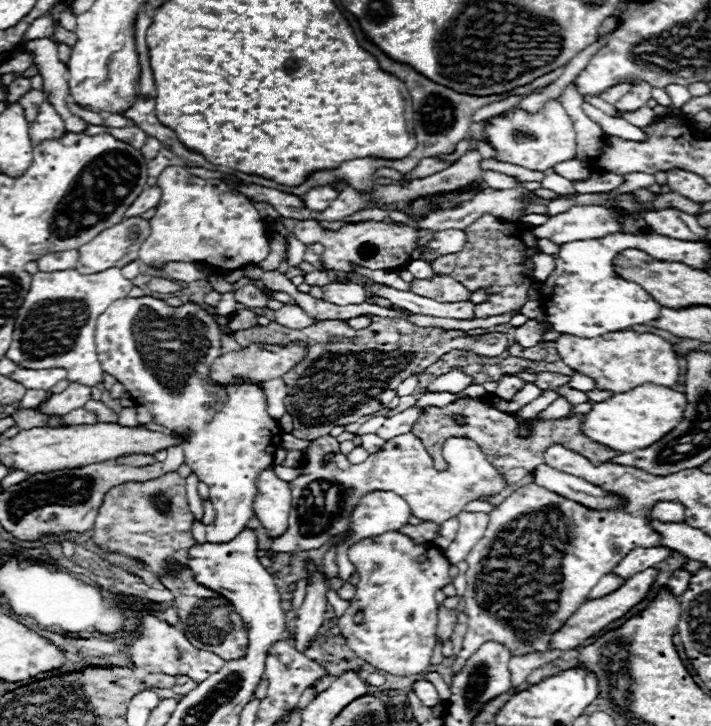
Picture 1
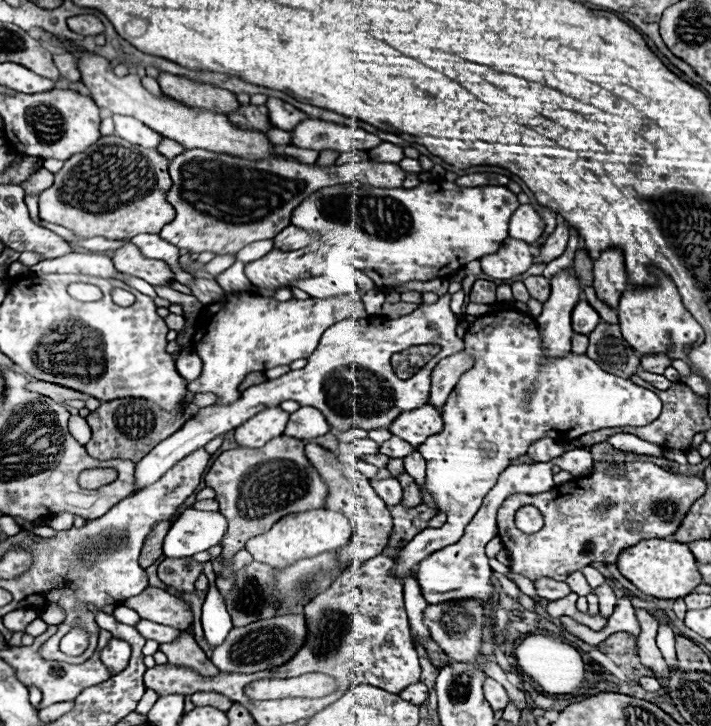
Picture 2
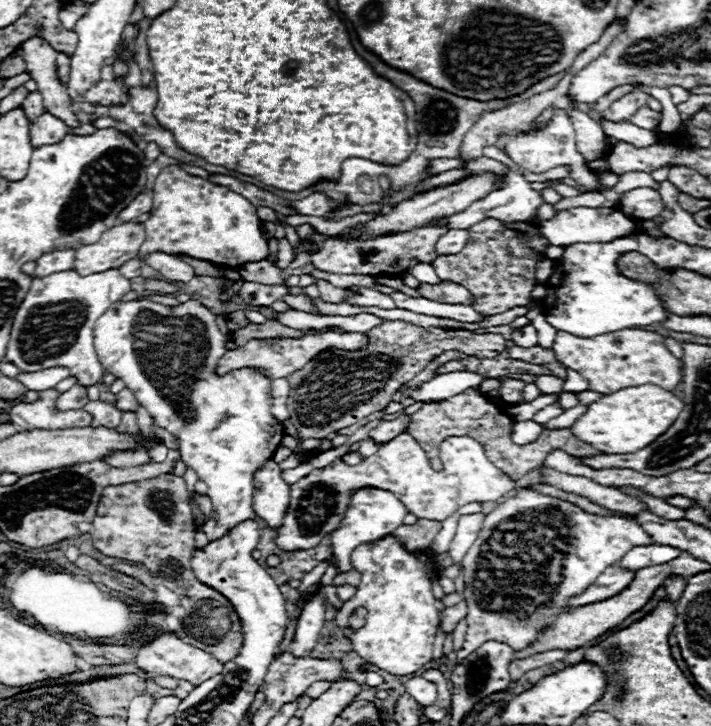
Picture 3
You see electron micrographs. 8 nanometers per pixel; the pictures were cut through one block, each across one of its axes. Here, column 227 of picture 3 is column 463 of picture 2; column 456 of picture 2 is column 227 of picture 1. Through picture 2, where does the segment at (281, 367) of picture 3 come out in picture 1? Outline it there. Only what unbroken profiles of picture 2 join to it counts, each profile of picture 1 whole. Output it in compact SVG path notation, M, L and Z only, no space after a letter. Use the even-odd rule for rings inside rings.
M290 342L286 346L274 346L274 344L250 344L238 352L228 352L216 358L210 370L210 378L214 382L230 382L232 378L250 378L250 380L272 380L272 378L282 378L286 372L290 372L296 364L304 360L308 354L308 346L302 342Z

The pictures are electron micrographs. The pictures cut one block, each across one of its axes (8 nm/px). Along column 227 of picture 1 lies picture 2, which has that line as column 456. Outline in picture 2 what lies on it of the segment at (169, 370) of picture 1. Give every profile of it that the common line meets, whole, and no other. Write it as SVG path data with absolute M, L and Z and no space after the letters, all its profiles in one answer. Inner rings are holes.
M500 310L486 316L480 316L464 334L464 352L474 358L474 366L462 374L456 388L448 396L448 402L440 408L444 418L444 430L428 438L418 452L426 458L426 486L434 496L438 510L448 514L448 522L438 530L422 530L416 534L398 554L392 576L404 584L412 566L416 566L428 554L458 542L472 522L476 510L482 506L484 496L496 484L504 468L518 456L526 454L528 446L538 438L578 438L602 428L620 428L620 426L646 426L654 422L662 412L660 398L636 386L632 380L604 372L592 358L586 354L566 354L560 358L548 360L544 354L542 338L536 328L536 320L520 310Z

